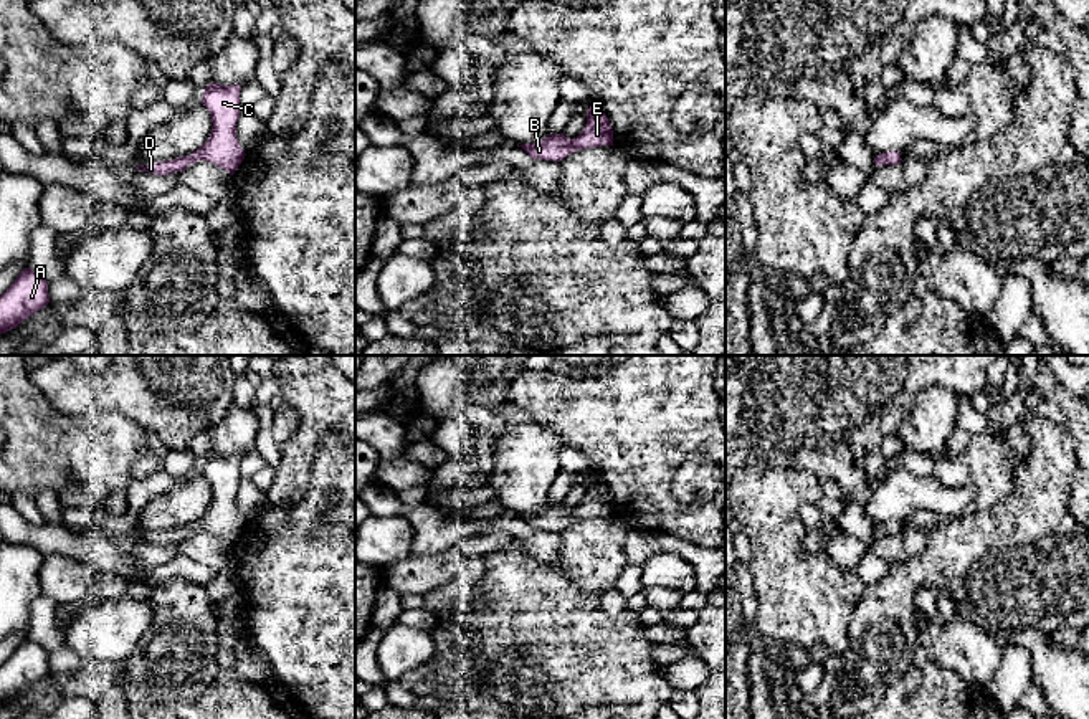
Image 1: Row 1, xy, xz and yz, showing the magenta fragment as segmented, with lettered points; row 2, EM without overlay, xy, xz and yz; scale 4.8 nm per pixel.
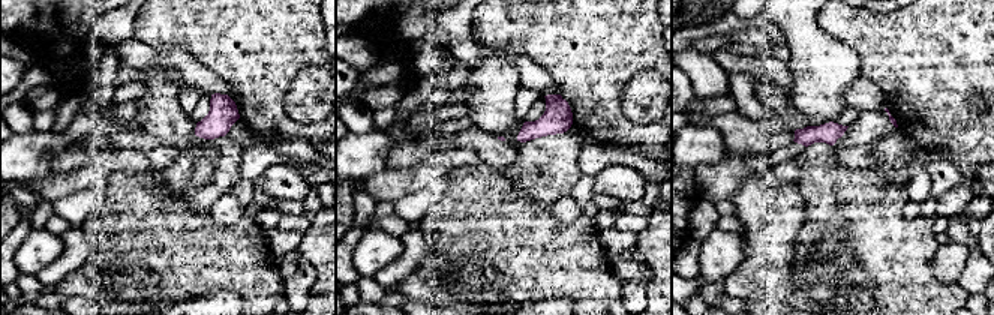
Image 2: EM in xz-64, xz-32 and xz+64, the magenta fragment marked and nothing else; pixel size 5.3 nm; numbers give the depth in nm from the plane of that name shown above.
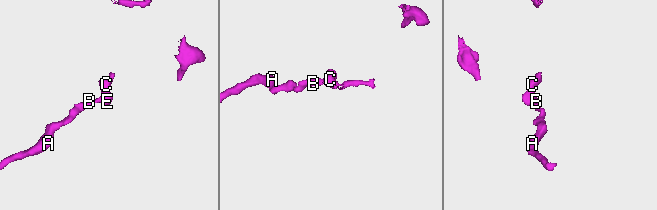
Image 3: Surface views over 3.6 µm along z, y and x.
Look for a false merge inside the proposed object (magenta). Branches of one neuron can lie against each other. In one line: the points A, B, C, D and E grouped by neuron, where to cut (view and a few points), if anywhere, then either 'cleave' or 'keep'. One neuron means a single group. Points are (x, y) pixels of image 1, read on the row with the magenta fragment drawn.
A B C D E; no cut; keep

